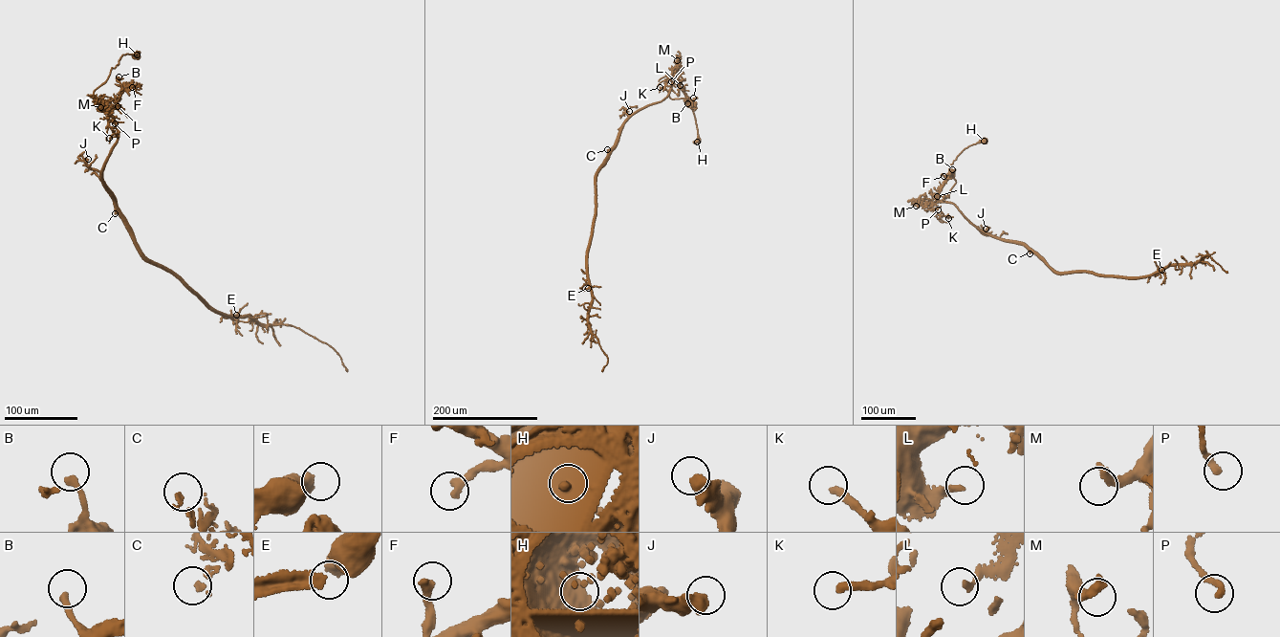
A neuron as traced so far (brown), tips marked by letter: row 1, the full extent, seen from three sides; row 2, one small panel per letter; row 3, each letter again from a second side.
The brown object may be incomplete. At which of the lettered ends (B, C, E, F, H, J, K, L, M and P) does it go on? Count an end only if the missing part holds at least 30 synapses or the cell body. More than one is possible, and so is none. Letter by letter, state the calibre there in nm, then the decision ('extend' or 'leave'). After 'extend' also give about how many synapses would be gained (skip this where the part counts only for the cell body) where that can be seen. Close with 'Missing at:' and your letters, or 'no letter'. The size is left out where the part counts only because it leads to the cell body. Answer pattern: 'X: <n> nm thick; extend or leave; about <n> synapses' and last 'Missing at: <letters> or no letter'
B: 260 nm thick; leave
C: 120 nm thick; leave
E: 550 nm thick; extend; about 60 synapses
F: 360 nm thick; leave
H: 140 nm thick; leave
J: 600 nm thick; leave
K: 320 nm thick; leave
L: 240 nm thick; leave
M: 380 nm thick; leave
P: 280 nm thick; leave
Missing at: E

